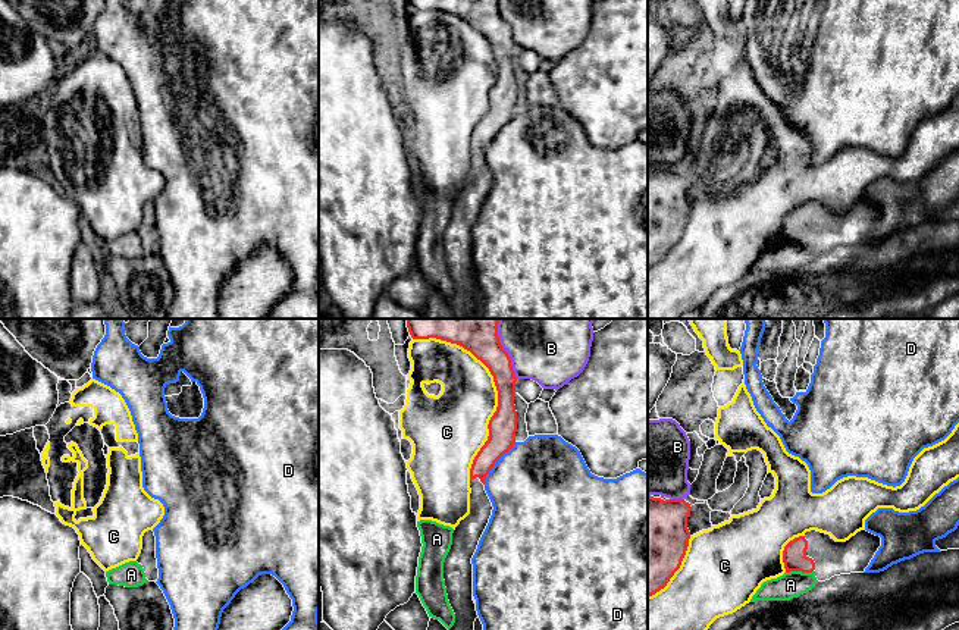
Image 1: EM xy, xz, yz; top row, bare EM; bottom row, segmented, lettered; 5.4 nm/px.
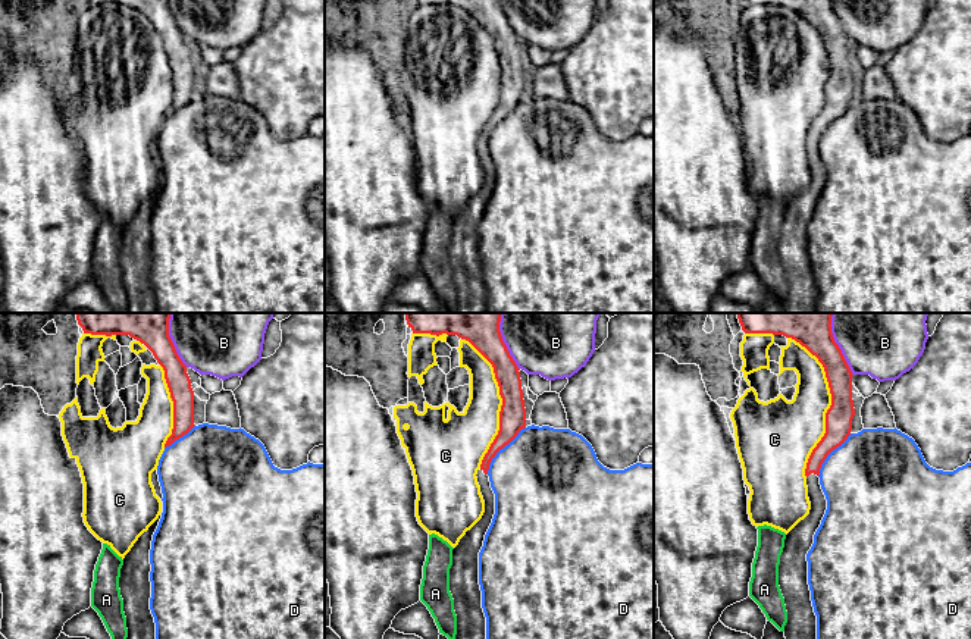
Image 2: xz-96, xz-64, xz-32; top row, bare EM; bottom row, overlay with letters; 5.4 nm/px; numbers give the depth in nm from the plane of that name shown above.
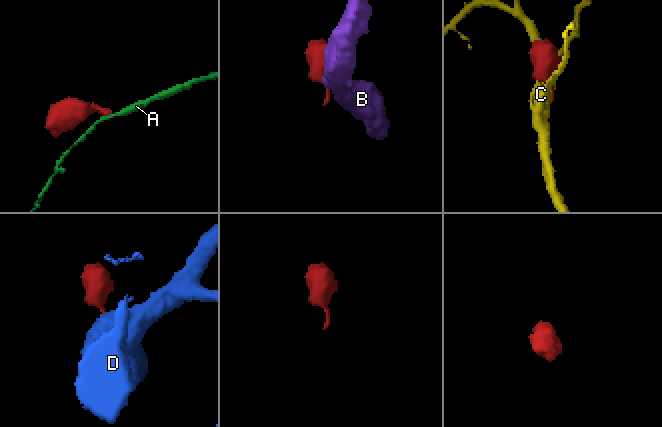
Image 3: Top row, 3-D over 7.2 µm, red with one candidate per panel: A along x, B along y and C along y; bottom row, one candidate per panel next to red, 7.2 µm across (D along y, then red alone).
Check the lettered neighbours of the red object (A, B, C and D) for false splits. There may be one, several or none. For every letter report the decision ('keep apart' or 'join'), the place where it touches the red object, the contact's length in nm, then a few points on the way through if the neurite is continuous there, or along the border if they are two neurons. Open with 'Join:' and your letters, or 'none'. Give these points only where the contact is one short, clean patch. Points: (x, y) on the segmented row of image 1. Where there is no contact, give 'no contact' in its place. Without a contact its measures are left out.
Join: none
A: keep apart; meets red in yz at (799, 570); contact 150 nm long; border along yz (812, 570), (786, 573)
B: keep apart; meets red in xz at (502, 348); contact 340 nm long
C: keep apart; meets red in xz at (495, 385); contact 850 nm long
D: keep apart; meets red in xz at (495, 461); contact 300 nm long

